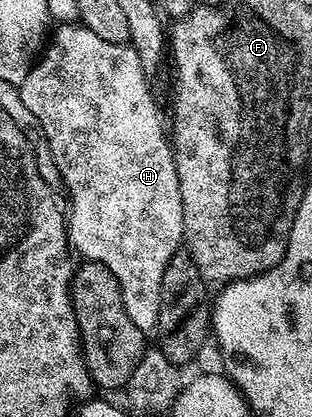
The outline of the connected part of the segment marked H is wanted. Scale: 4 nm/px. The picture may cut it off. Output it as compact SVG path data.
M62 22L57 27L18 93L41 126L53 167L58 167L66 183L68 235L73 251L87 261L103 264L114 275L128 318L150 334L155 331L160 314L160 284L165 267L184 244L174 150L167 129L162 129L162 116L146 82L148 74L140 66L140 54L129 43L104 42L81 22Z

